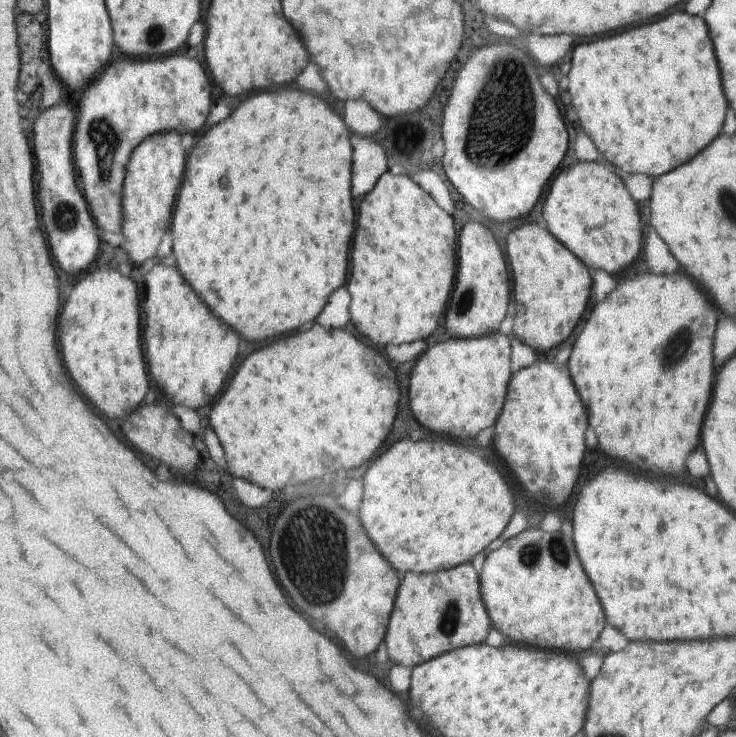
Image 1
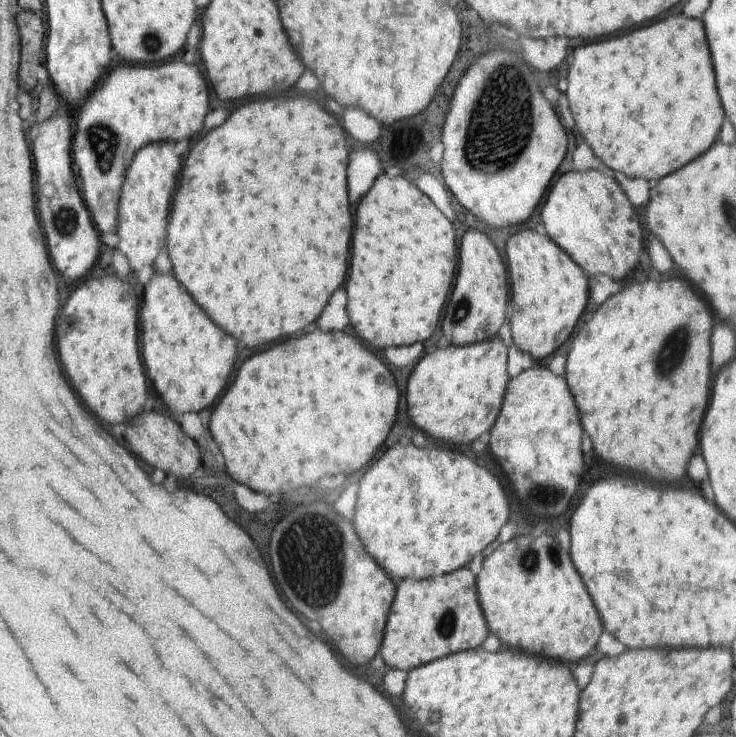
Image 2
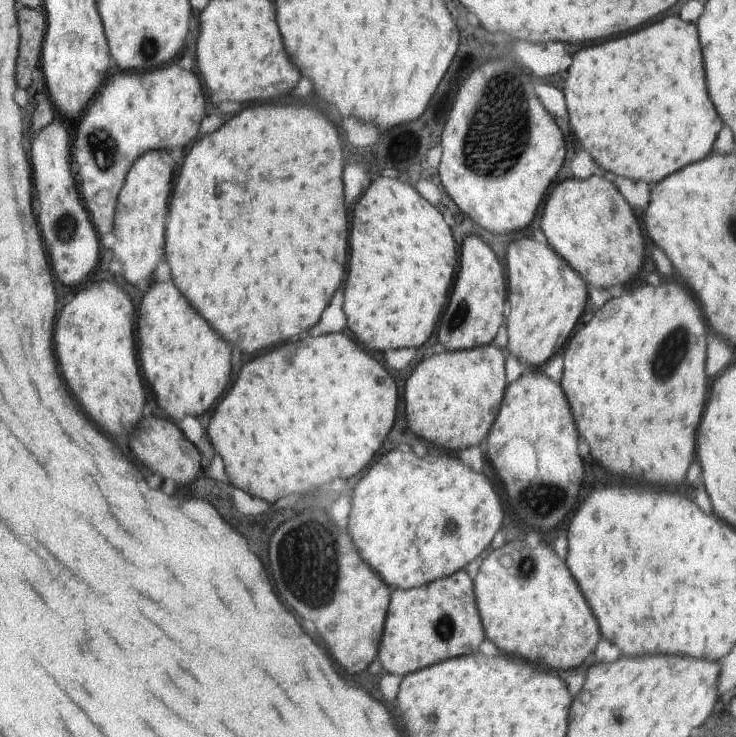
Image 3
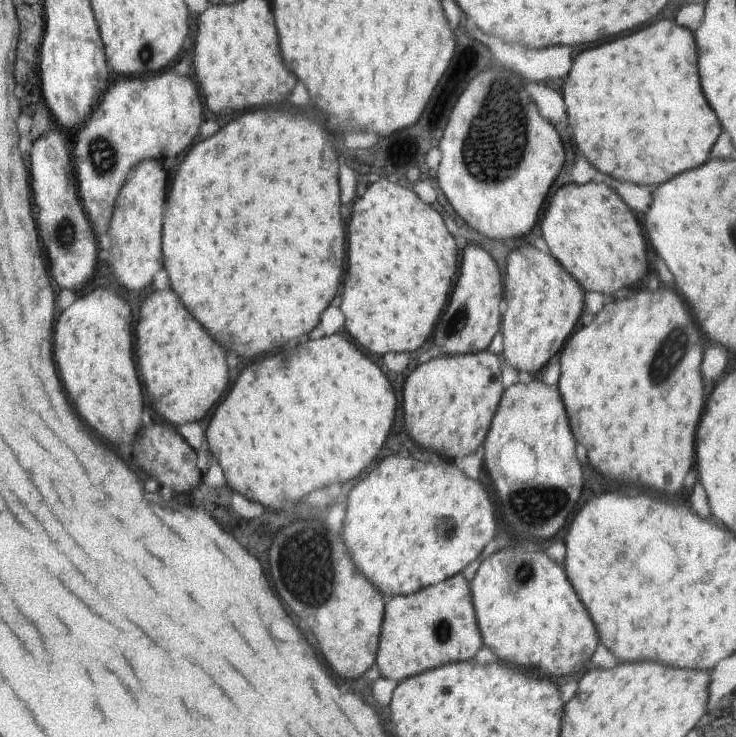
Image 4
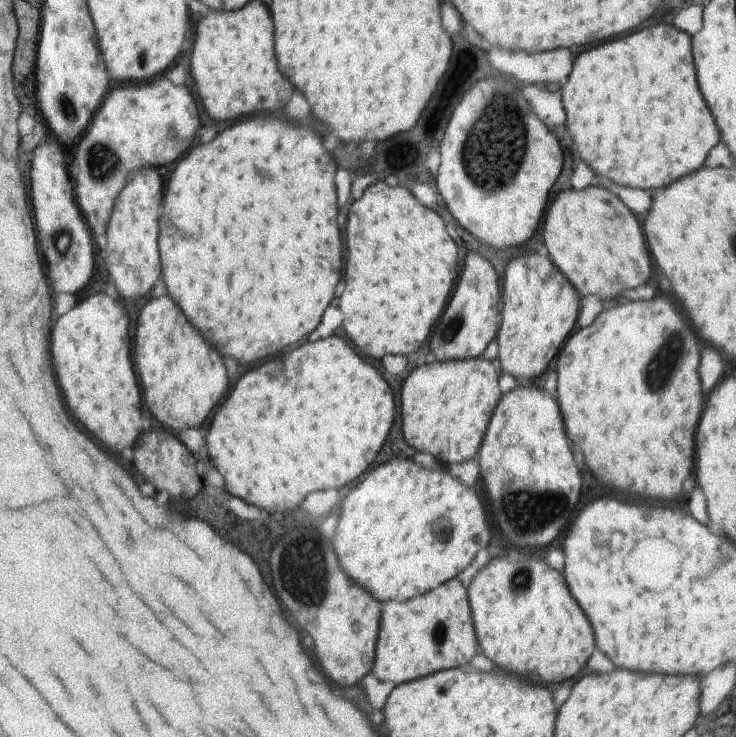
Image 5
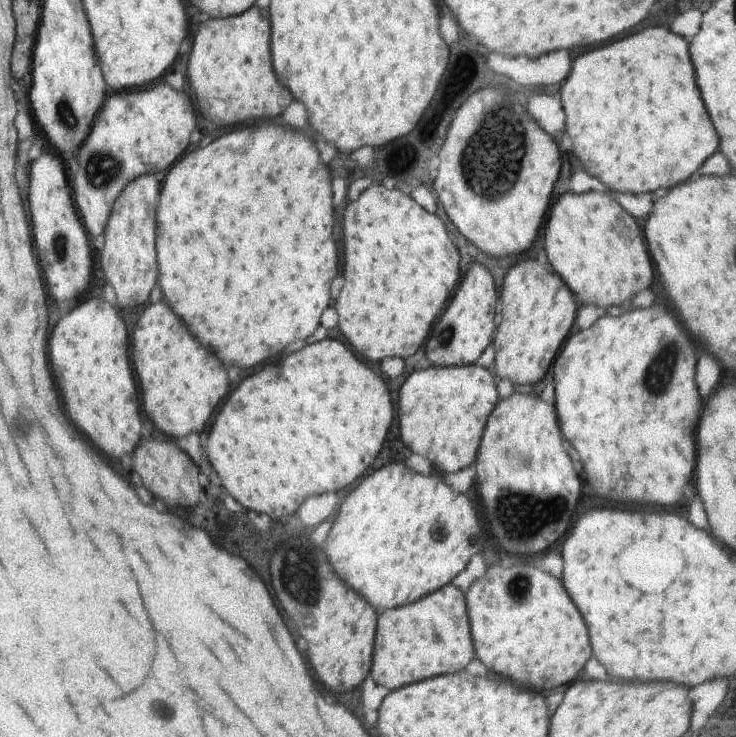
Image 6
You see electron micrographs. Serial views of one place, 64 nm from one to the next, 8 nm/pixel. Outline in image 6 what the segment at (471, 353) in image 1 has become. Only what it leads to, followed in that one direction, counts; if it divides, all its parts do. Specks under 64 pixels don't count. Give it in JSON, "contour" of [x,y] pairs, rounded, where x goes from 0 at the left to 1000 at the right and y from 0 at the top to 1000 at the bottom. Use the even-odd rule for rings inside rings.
{"contour":[[[649,494],[610,498],[584,495],[579,502],[560,505],[543,526],[542,582],[549,605],[557,613],[582,623],[588,640],[602,645],[622,640],[644,630],[663,564],[678,543],[675,517],[670,502]]]}

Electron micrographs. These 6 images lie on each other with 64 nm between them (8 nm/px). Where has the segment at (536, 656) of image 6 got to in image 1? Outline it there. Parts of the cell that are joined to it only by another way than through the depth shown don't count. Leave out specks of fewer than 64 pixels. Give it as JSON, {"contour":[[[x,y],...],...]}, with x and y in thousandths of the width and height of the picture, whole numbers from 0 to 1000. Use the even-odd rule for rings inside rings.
{"contour":[[[769,706],[761,719],[739,722],[719,716],[683,734],[679,744],[666,749],[651,776],[655,817],[663,828],[668,849],[688,863],[690,871],[727,877],[736,882],[751,882],[779,887],[781,891],[810,881],[814,860],[825,848],[815,811],[783,752],[777,710]]]}

